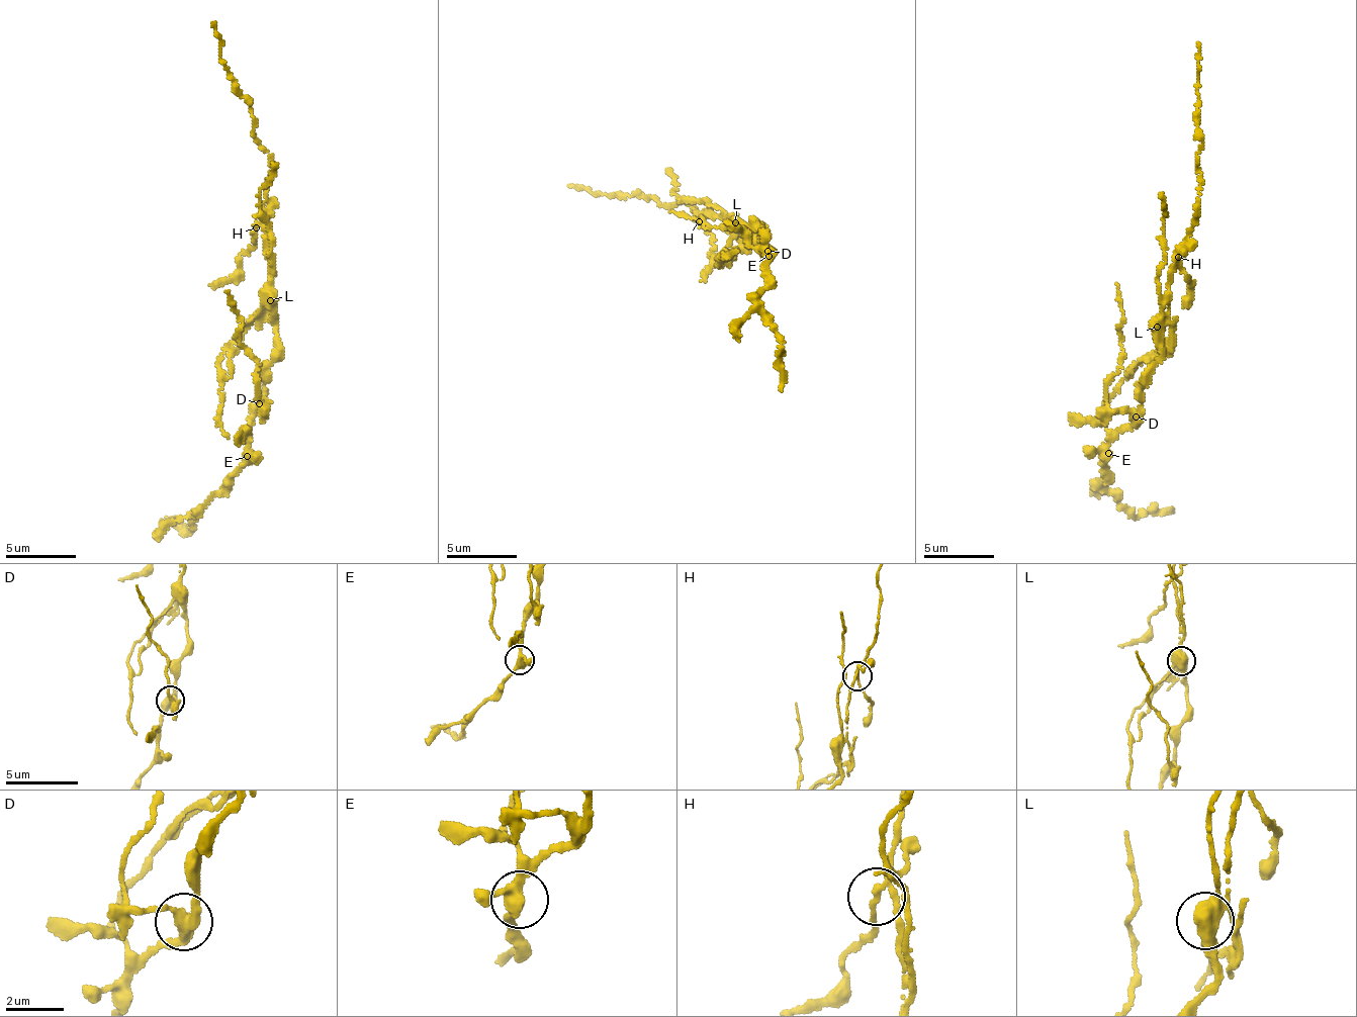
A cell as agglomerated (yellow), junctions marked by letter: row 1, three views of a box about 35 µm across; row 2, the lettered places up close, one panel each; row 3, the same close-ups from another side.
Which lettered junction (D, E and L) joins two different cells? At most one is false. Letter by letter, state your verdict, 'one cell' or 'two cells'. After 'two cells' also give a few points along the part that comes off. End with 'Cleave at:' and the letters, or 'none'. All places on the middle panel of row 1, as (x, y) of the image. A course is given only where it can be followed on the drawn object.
D: one cell
E: one cell
L: two cells; course (736, 223), (722, 213), (696, 213), (686, 201), (660, 203), (643, 197), (594, 195), (569, 186)
Cleave at: L

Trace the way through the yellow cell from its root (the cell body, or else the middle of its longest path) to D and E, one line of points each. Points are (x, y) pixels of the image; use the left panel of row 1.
D: (272, 311), (276, 337), (268, 381), (264, 384), (259, 403)
E: (272, 311), (276, 337), (272, 365), (268, 381), (264, 384), (264, 400), (255, 412), (247, 456)

